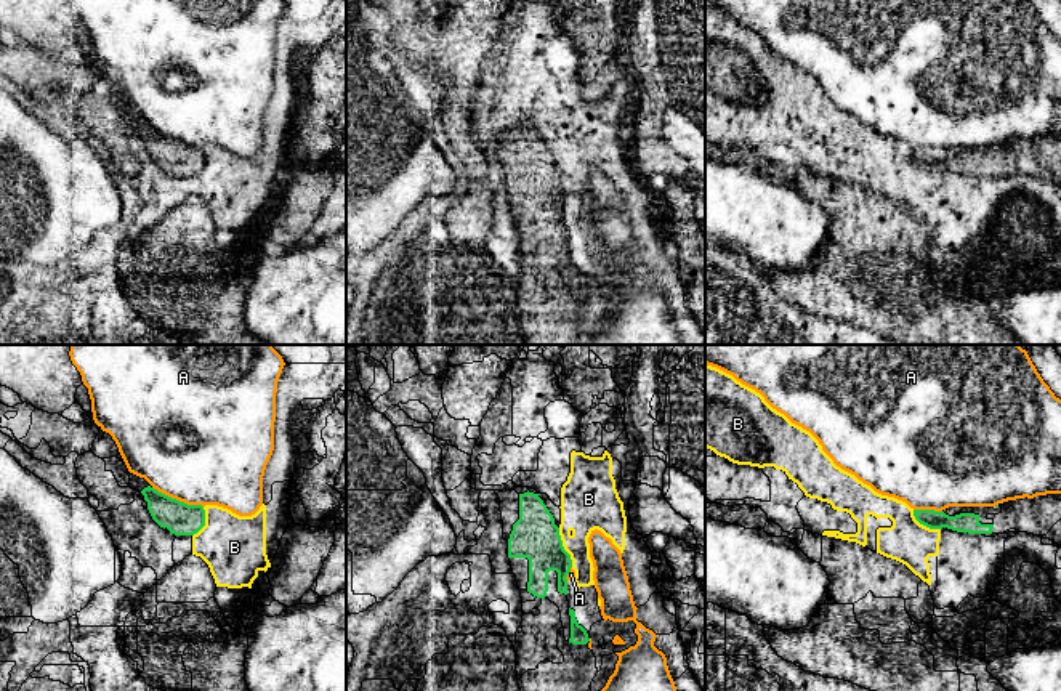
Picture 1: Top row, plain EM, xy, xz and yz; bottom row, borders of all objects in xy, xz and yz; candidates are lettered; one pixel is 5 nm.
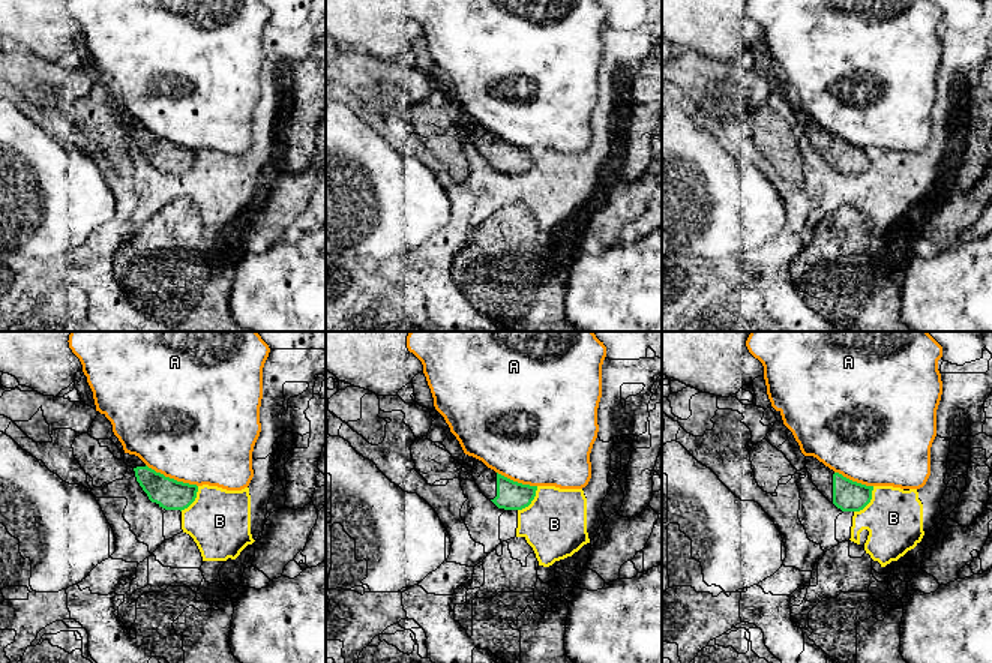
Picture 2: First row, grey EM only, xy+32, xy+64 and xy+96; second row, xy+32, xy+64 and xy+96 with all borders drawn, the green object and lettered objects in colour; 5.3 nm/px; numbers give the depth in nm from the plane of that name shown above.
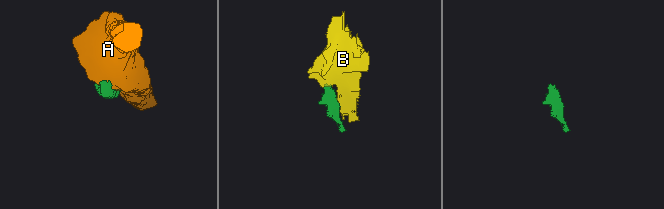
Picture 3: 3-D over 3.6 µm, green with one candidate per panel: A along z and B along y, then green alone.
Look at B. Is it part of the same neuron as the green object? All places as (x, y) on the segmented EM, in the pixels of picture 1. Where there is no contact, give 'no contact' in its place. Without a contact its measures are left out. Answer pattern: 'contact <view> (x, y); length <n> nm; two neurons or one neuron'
contact xz (563, 547); length 220 nm; one neuron

